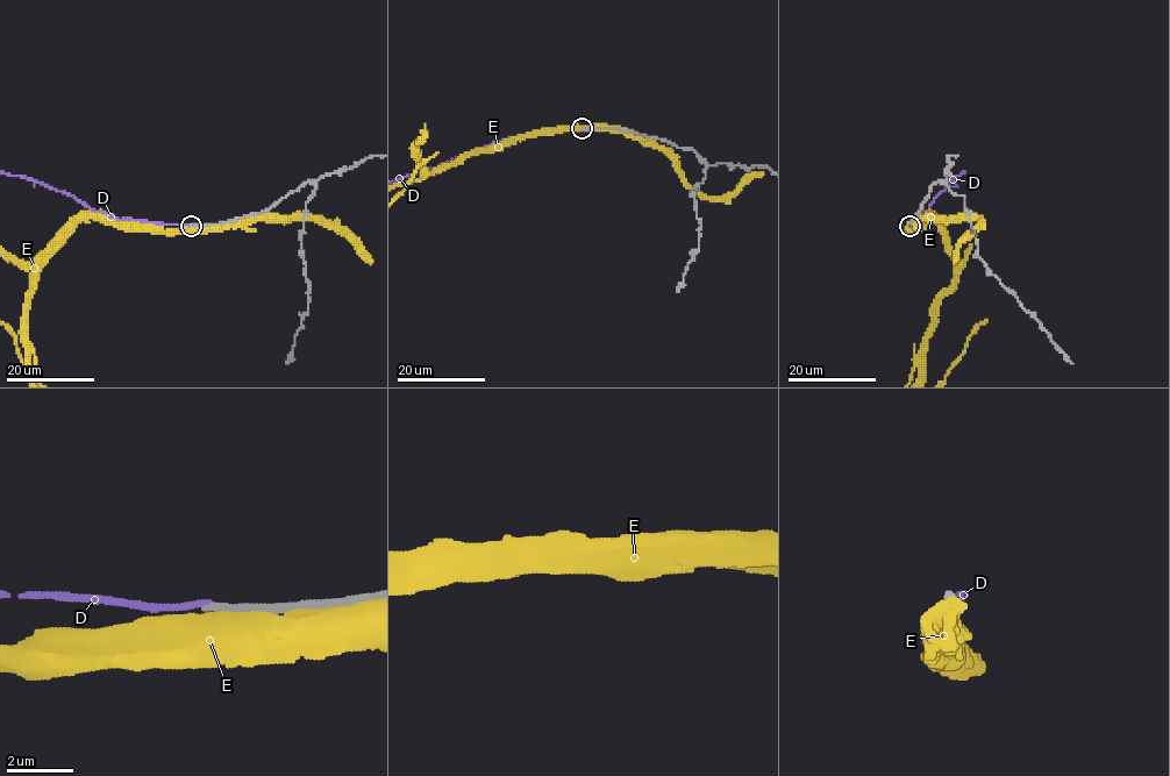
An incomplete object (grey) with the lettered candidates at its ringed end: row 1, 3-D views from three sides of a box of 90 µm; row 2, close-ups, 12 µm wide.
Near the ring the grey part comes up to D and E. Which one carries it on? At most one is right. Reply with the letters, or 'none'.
none

